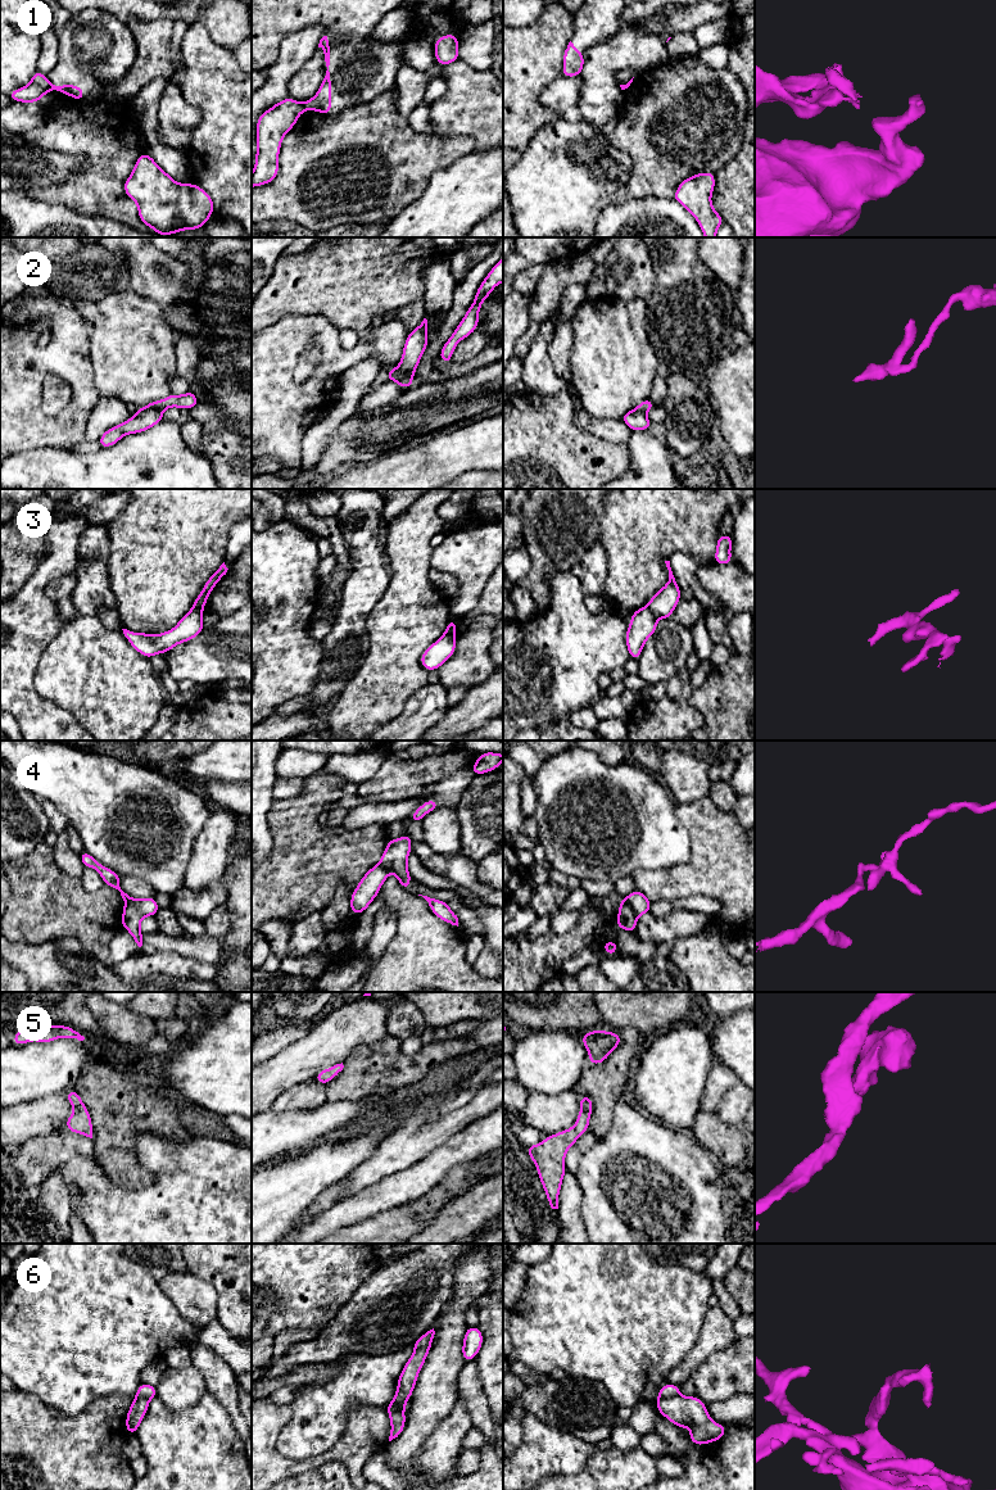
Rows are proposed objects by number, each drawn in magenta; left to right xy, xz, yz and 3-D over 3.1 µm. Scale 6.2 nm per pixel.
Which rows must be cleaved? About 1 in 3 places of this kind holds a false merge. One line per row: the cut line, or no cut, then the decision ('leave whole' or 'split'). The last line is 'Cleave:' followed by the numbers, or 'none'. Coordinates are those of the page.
1: cut xz (302, 103), (304, 109); split
2: cut xz (415, 368), (407, 372), (394, 372), (389, 377); split
3: cut yz (647, 605), (657, 619); split
4: cut yz (625, 897), (638, 915); split
5: cut none; leave whole
6: cut yz (678, 1394), (670, 1398), (661, 1398), (657, 1402); split
Cleave: 1, 2, 3, 4, 6

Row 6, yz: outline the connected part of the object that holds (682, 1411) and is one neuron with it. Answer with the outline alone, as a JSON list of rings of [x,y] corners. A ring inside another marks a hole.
[[[696,1395],[665,1398],[656,1401],[656,1405],[657,1412],[679,1428],[689,1426],[689,1437],[697,1446],[719,1441],[726,1434],[725,1426],[711,1419],[707,1405]]]

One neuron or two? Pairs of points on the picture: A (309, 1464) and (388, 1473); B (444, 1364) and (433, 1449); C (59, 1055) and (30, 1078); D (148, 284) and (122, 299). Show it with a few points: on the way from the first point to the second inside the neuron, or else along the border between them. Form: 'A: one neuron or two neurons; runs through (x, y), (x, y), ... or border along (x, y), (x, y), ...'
A: two neurons; border along (383, 1448), (366, 1463), (363, 1476)
B: two neurons; border along (455, 1404), (453, 1409), (435, 1427), (417, 1452)
C: one neuron; runs through (51, 1063), (45, 1069), (37, 1070)
D: two neurons; border along (128, 288), (141, 297), (150, 299), (159, 308)

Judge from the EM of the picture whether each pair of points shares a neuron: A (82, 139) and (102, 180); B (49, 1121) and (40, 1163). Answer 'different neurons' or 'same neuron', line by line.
A: same neuron
B: different neurons

